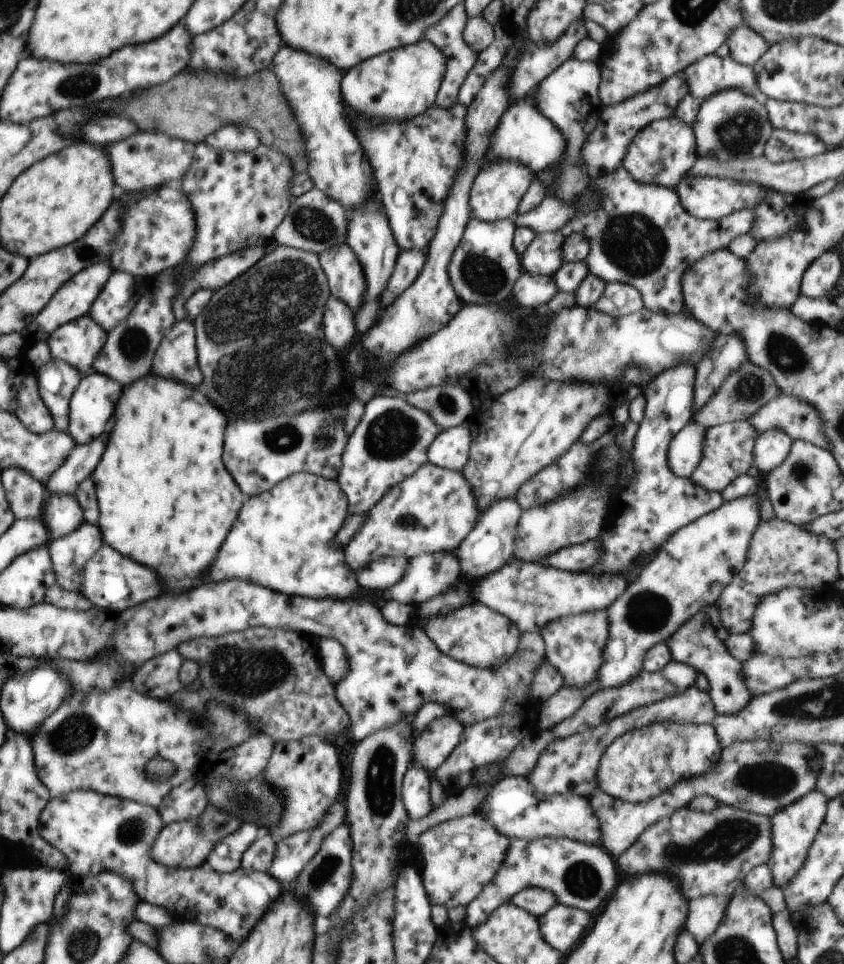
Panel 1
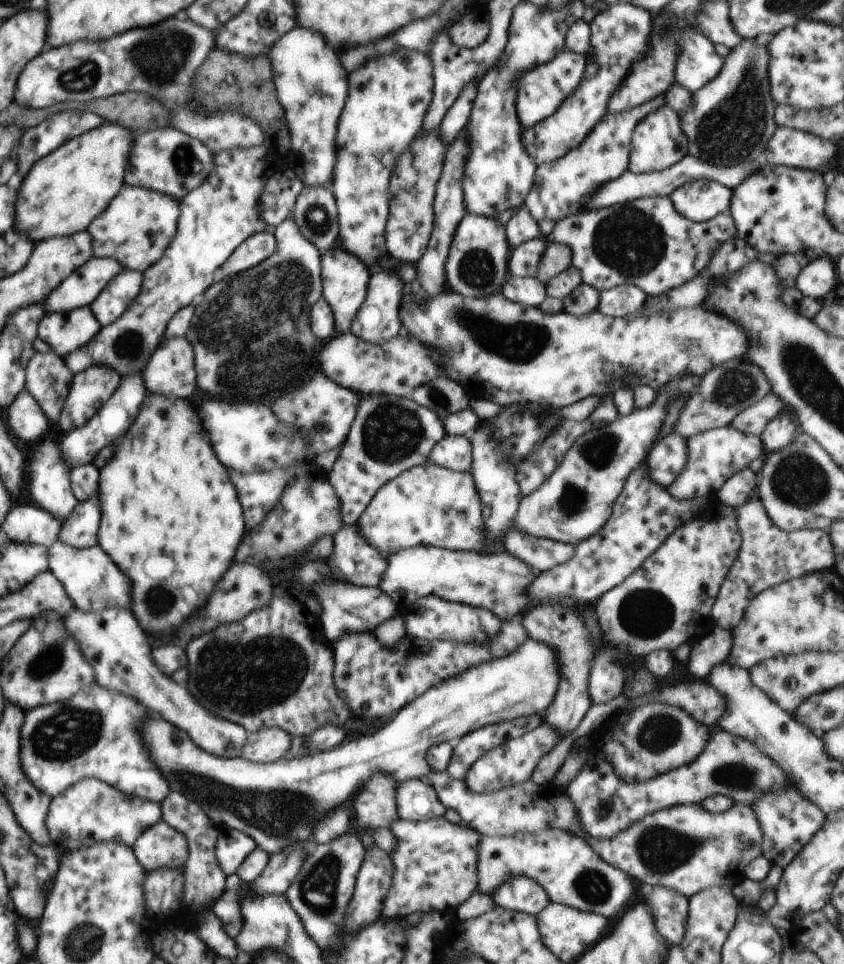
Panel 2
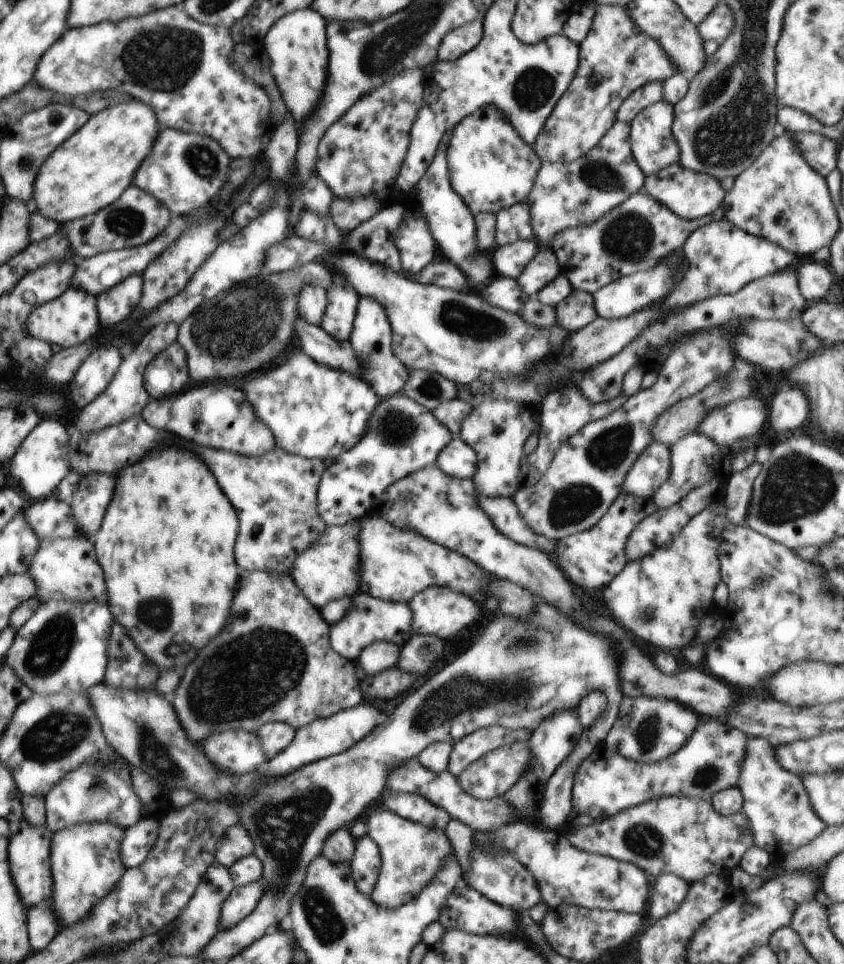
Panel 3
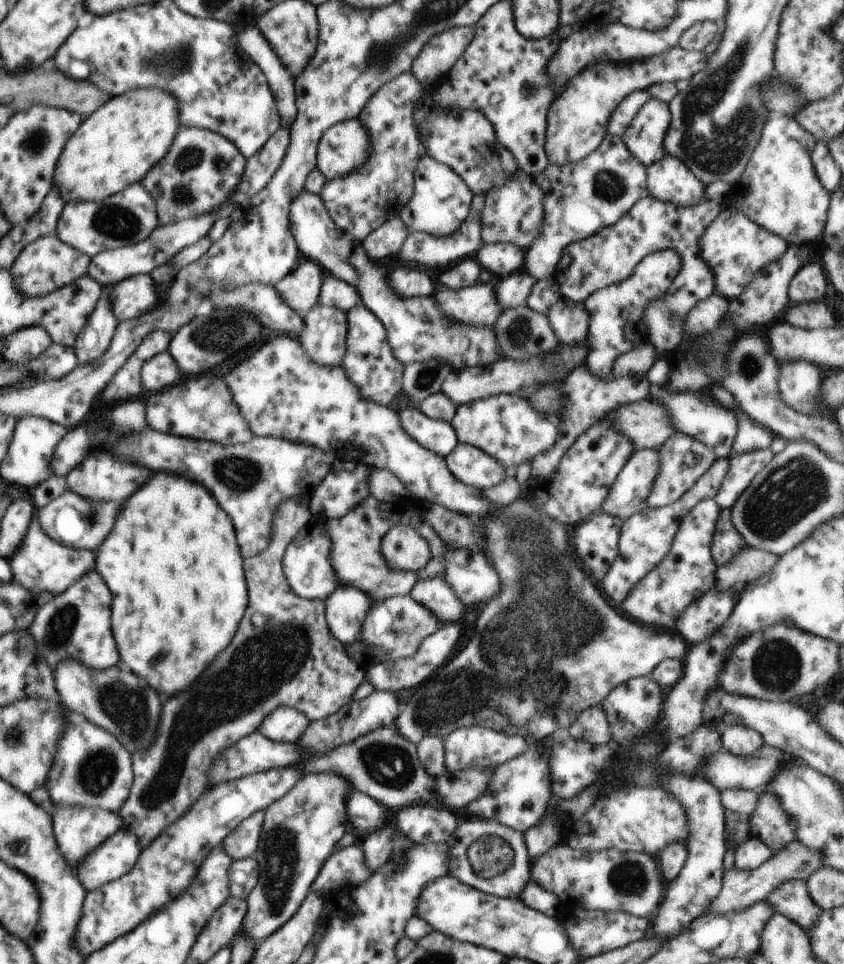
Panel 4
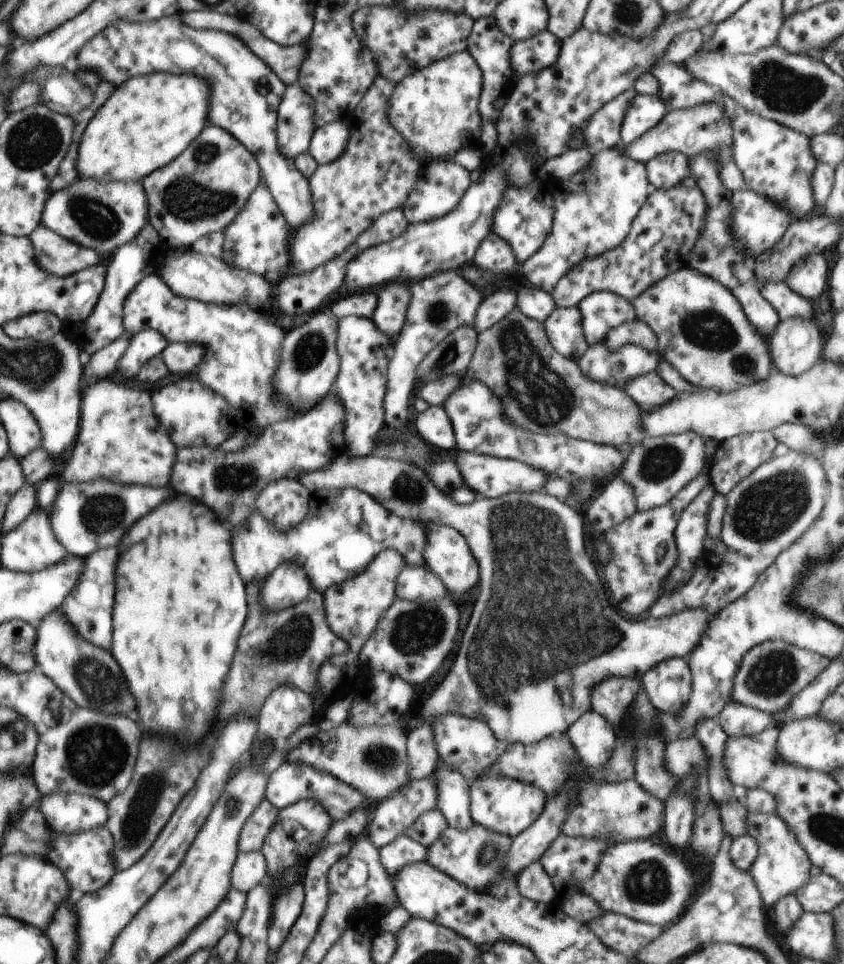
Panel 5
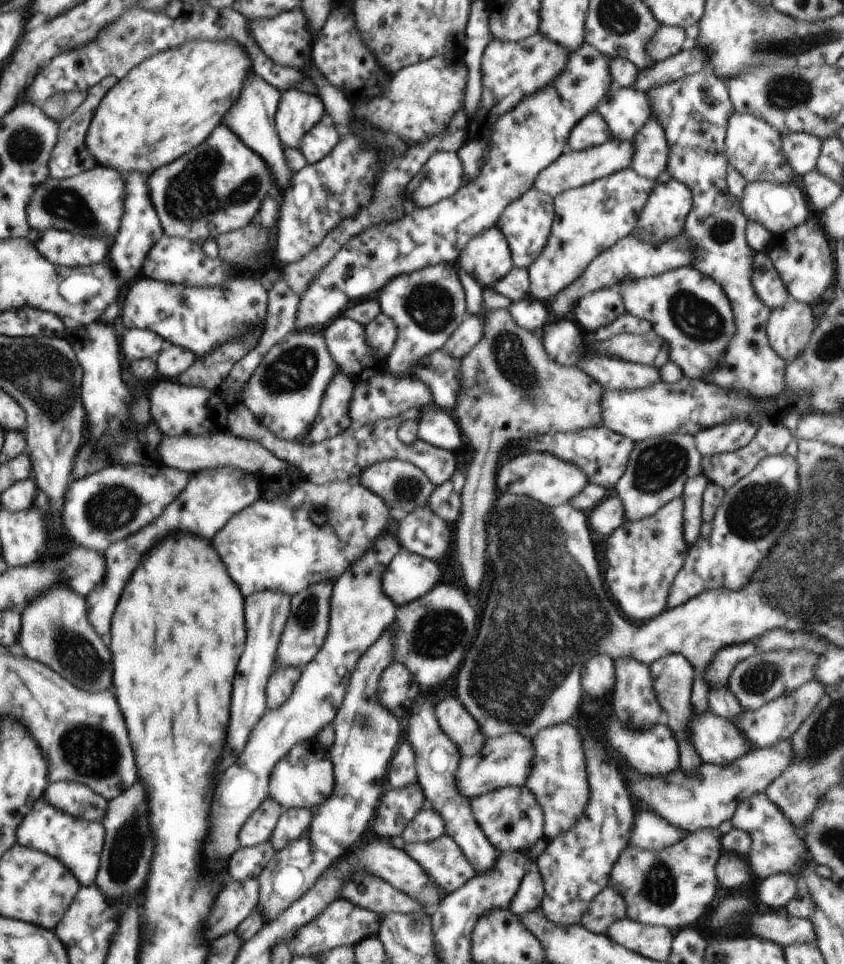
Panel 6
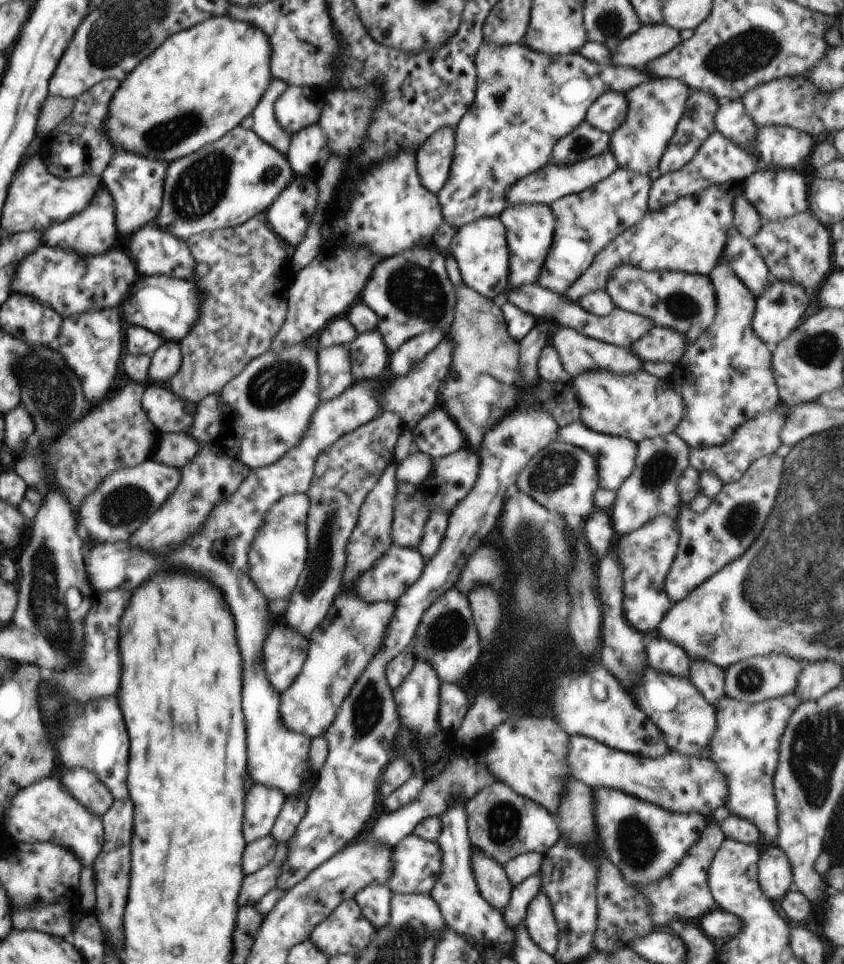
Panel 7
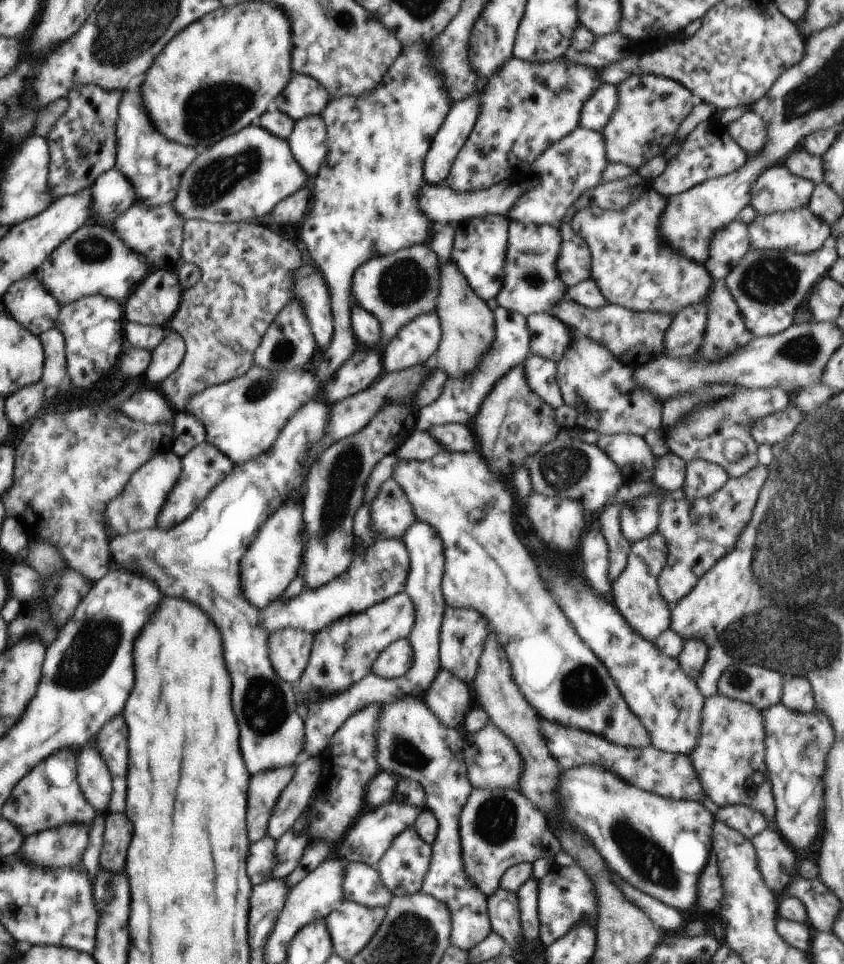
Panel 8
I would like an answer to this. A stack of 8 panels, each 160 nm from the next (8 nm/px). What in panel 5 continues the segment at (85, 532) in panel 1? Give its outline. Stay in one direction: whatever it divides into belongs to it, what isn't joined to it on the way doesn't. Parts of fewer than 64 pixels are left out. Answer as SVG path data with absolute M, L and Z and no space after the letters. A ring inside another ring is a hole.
M100 380L82 396L80 434L72 458L58 479L62 484L110 480L126 486L166 486L176 458L176 448L160 430L152 412L152 398L130 386L118 386L114 380Z

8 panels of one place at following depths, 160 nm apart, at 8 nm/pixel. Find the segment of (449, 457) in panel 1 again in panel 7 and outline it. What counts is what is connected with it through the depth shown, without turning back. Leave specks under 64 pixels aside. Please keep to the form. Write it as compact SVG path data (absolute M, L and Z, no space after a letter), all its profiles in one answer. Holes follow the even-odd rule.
M558 440L539 450L528 466L516 476L516 488L531 496L544 508L563 515L570 527L582 532L585 520L594 508L594 492L599 487L599 472L596 459L577 446Z

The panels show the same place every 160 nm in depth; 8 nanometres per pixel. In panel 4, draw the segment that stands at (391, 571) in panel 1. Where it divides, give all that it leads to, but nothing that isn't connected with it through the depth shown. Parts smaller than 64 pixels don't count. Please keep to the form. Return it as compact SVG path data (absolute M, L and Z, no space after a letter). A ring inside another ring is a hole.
M312 517L286 547L283 571L293 593L300 598L325 601L338 587L342 586L331 563L331 538L324 528L324 520Z

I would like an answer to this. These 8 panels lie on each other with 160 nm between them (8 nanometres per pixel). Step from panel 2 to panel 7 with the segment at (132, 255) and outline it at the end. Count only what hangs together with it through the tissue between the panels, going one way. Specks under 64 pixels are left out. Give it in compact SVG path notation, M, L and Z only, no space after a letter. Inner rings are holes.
M30 156L30 158L22 162L18 170L18 178L12 180L12 186L8 190L8 200L2 216L2 230L6 234L26 232L26 230L43 231L56 222L67 221L95 200L103 182L102 178L94 173L81 174L79 177L56 178L42 166L41 156L38 158Z

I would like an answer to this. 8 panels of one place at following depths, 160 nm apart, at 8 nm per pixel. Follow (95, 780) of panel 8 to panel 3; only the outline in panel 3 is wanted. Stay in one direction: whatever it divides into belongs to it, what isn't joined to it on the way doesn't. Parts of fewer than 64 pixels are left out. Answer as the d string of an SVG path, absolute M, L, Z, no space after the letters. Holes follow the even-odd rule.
M82 823L54 833L52 837L52 904L58 930L90 916L90 908L108 896L128 869L121 857L125 830L110 823Z

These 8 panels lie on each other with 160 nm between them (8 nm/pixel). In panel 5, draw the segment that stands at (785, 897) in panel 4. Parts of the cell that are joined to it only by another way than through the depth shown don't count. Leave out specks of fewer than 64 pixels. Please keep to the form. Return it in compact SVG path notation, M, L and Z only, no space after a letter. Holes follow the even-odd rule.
M775 812L747 815L747 834L754 838L759 846L758 856L748 871L754 877L757 890L761 894L762 905L774 907L778 901L794 895L801 886L814 878L810 874L812 864L795 834Z

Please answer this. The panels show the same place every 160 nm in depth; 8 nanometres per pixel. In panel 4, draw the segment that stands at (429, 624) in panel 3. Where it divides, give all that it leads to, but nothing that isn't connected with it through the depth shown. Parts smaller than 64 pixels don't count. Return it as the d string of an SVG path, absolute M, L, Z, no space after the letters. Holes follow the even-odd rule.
M433 578L418 581L409 594L416 602L430 609L440 623L456 623L463 617L463 602L456 596L446 579Z

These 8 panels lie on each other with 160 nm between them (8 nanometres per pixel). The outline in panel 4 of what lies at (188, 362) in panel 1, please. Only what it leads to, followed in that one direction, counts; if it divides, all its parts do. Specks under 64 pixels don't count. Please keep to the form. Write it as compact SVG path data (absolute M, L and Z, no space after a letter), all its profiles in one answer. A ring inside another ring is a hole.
M164 351L152 357L143 364L141 369L141 381L148 390L162 390L162 386L170 384L174 386L182 374L175 358Z

